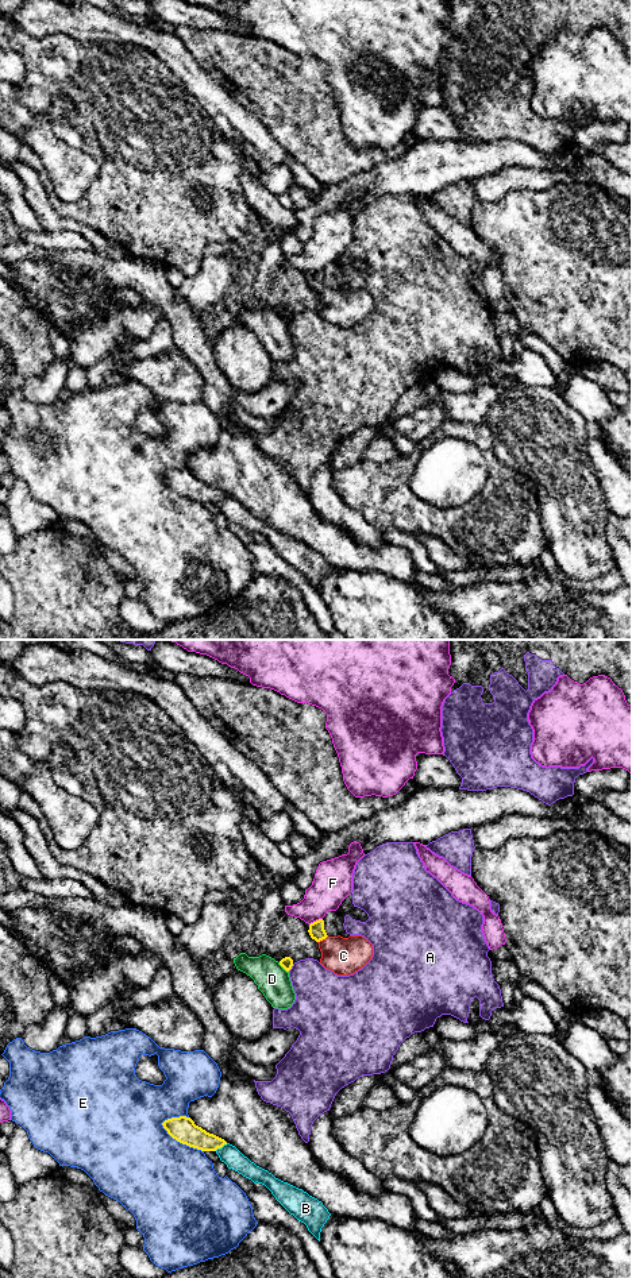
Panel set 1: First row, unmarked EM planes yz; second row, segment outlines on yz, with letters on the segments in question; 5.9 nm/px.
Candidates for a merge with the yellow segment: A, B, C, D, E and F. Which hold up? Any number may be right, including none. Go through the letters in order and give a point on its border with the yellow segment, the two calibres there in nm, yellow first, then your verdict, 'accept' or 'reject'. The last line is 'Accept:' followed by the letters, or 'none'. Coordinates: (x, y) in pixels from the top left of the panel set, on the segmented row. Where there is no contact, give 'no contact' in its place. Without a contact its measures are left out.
A: contact yz (291, 968); calibres 70 and 320 nm; reject
B: contact yz (220, 1147); calibres 150 and 120 nm; reject
C: contact yz (322, 939); calibres 100 and 220 nm; reject
D: contact yz (284, 968); calibres 70 and 190 nm; reject
E: contact yz (181, 1142); calibres 150 and 480 nm; reject
F: contact yz (316, 921); calibres 100 and 240 nm; reject
Accept: none

